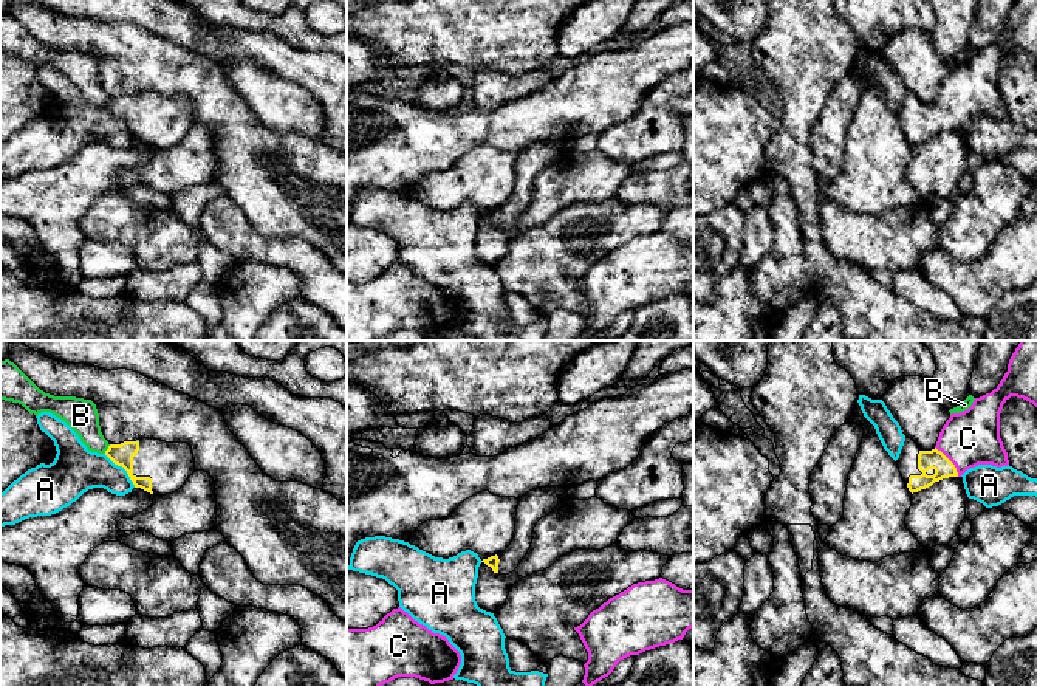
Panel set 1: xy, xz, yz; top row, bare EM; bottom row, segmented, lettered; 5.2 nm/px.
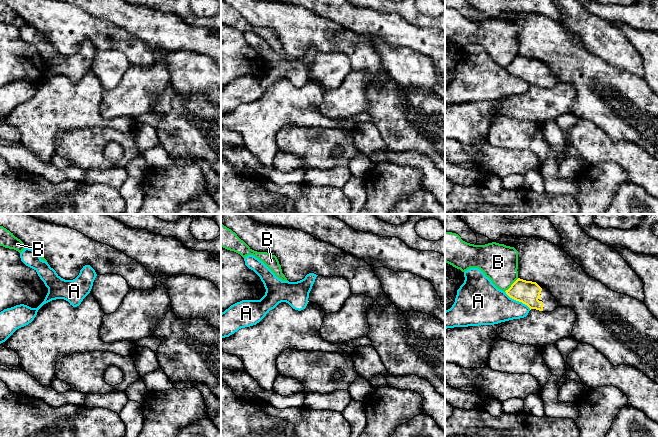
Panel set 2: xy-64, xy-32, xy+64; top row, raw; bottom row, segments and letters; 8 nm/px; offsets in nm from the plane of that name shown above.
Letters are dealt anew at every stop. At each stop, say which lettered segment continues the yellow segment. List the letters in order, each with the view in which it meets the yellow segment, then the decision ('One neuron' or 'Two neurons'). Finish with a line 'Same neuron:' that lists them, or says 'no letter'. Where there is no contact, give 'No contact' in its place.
A: Touches yellow in xy. Two neurons
B: Touches yellow in xy. Two neurons
C: Touches yellow in yz. One neuron
Same neuron: C

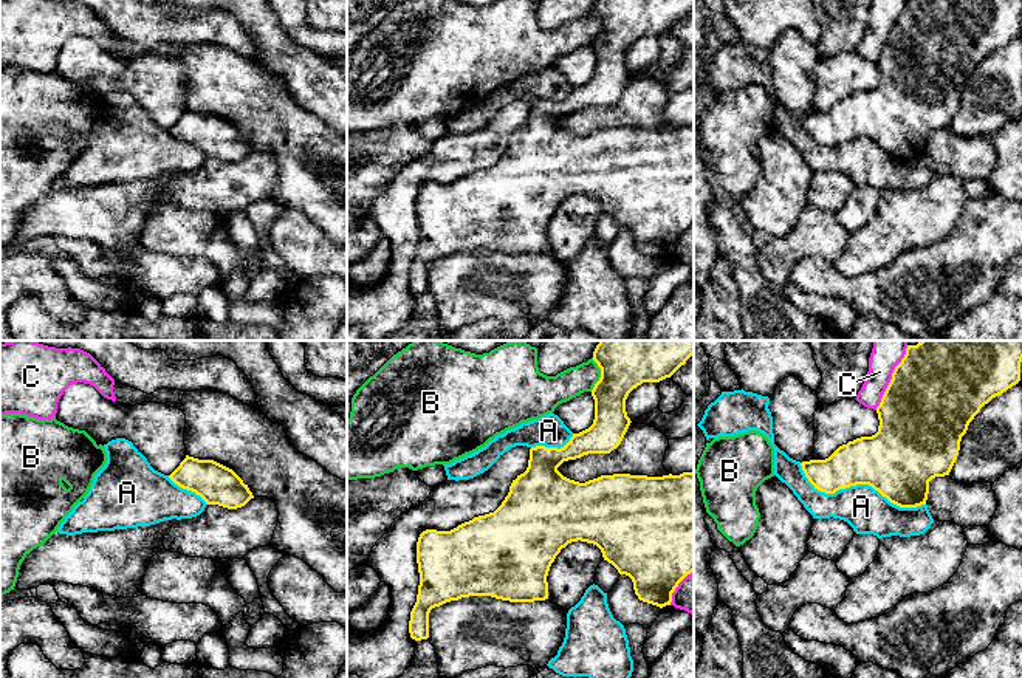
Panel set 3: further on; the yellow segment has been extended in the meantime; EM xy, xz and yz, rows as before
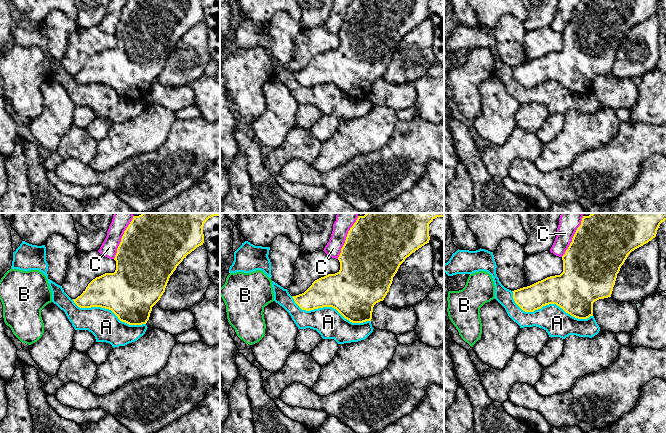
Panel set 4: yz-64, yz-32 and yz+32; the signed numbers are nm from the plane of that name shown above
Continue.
A: Touches yellow in yz. Two neurons
B: Touches yellow in xz. Two neurons
C: Touches yellow in yz. Two neurons
Same neuron: no letter

